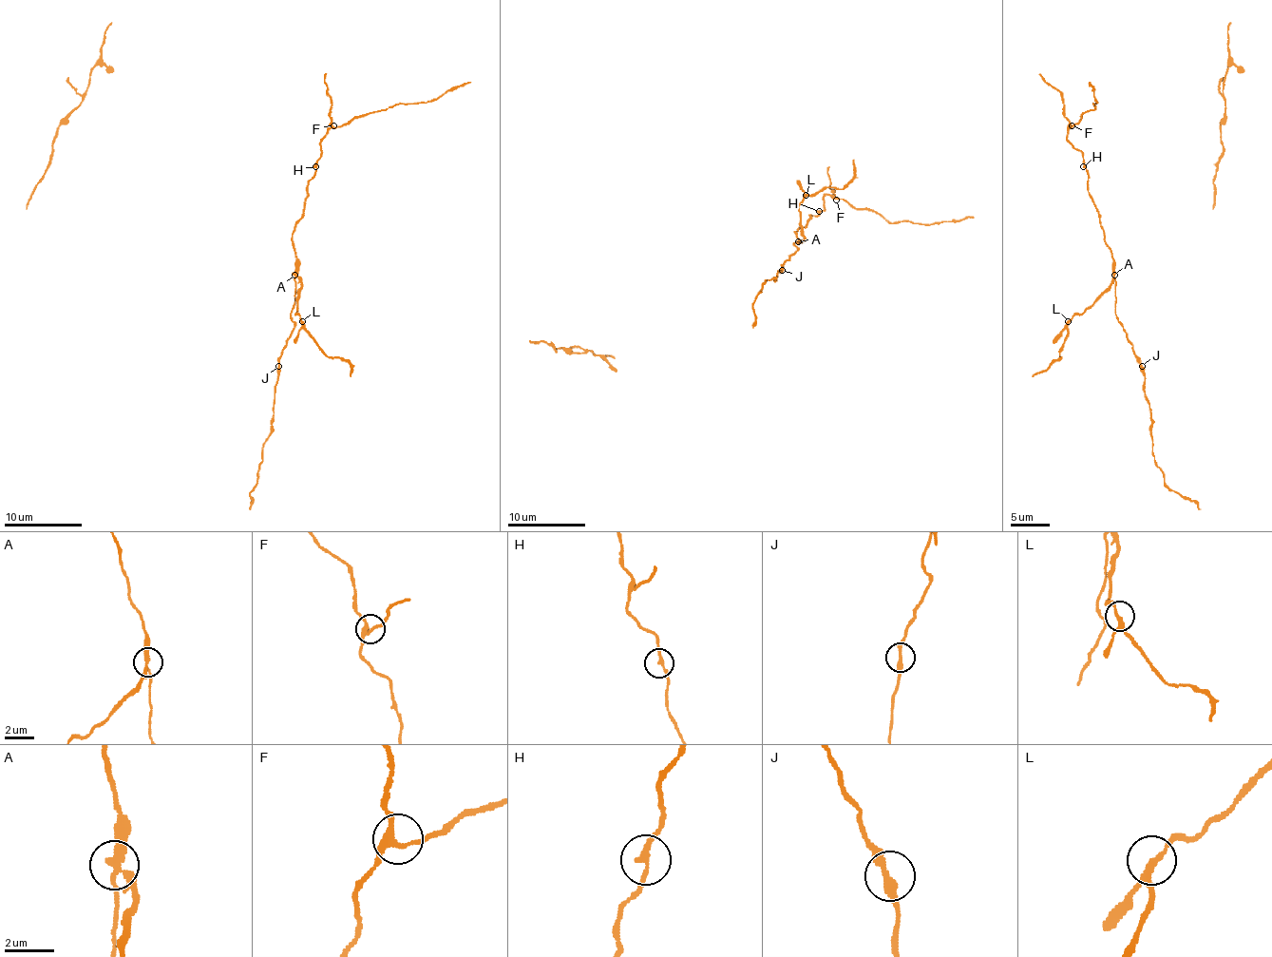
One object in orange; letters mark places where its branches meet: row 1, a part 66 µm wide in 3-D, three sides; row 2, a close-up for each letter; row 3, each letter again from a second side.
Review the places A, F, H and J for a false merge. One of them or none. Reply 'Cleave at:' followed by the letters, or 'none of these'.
Cleave at: A

